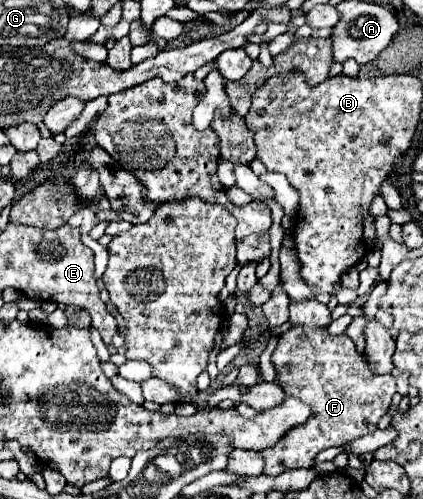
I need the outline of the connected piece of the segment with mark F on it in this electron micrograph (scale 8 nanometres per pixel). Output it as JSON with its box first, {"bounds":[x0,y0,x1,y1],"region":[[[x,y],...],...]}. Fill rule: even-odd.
{"bounds":[262,301,396,477],"region":[[[300,301],[290,305],[290,329],[280,335],[278,345],[272,353],[272,363],[276,367],[276,383],[284,389],[286,397],[298,397],[306,405],[312,407],[312,417],[304,425],[296,425],[296,429],[290,429],[276,445],[266,447],[262,453],[264,457],[264,469],[262,473],[268,477],[276,477],[284,473],[286,469],[298,469],[298,467],[312,467],[316,455],[322,449],[338,447],[348,441],[354,441],[366,433],[372,433],[380,421],[382,415],[390,409],[392,397],[396,393],[396,383],[392,375],[374,375],[368,369],[368,363],[356,353],[352,339],[346,335],[333,336],[328,333],[328,325],[332,323],[330,309],[318,301]]]}

